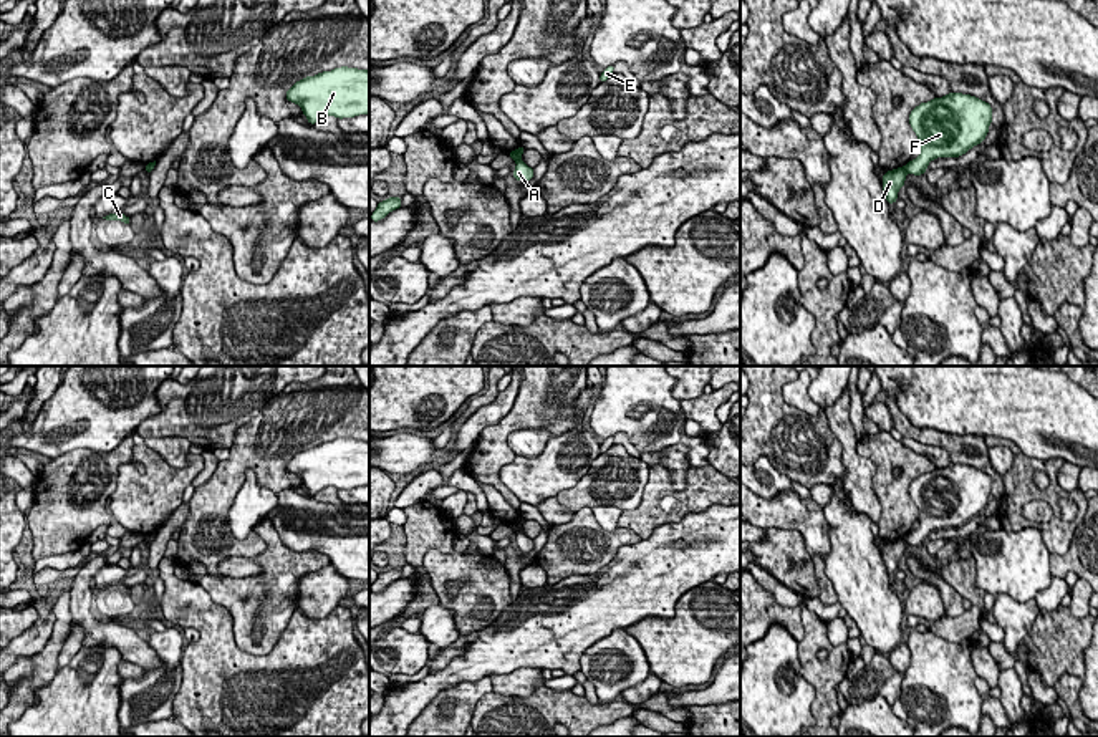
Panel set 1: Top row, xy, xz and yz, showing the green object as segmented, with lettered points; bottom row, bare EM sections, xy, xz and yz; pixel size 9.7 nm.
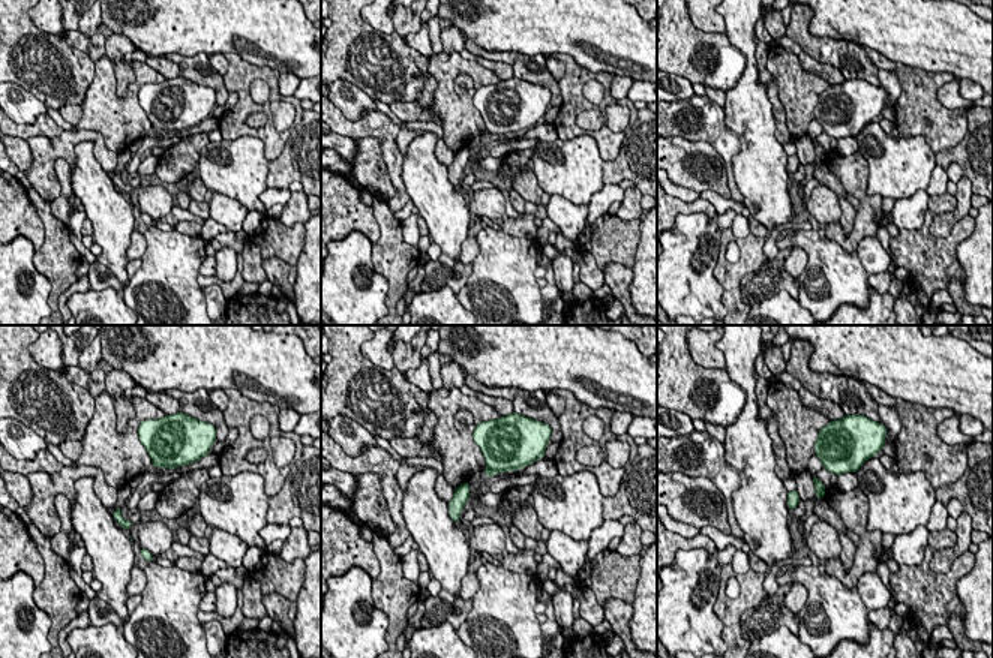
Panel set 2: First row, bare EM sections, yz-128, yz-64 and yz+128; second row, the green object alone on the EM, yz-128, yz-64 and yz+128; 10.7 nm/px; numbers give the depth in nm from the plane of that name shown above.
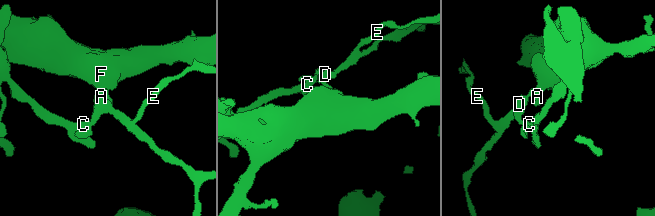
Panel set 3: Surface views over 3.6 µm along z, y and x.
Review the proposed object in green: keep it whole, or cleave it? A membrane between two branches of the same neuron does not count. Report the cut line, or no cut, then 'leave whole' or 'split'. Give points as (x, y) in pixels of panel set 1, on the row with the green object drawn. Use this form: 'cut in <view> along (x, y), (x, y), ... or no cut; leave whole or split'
cut in yz along (903, 168), (906, 173); split

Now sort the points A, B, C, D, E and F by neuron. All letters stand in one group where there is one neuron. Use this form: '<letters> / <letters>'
A B F / C D E

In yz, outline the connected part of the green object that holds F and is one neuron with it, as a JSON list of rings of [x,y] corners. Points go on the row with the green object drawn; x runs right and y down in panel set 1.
[[[962,93],[921,103],[909,114],[909,124],[919,139],[919,157],[911,159],[904,169],[921,176],[937,157],[959,157],[984,142],[992,108],[989,103]]]

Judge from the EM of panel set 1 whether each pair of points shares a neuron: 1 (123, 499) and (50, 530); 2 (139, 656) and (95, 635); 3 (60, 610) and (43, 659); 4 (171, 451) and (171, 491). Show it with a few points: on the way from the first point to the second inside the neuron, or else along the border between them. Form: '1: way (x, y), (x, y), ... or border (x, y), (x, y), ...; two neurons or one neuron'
1: border (118, 467), (118, 486), (108, 500), (113, 519); two neurons
2: way (128, 645), (116, 635), (106, 635); one neuron
3: way (60, 621), (60, 633), (52, 648); one neuron
4: border (144, 443), (174, 467), (184, 467), (189, 462); two neurons

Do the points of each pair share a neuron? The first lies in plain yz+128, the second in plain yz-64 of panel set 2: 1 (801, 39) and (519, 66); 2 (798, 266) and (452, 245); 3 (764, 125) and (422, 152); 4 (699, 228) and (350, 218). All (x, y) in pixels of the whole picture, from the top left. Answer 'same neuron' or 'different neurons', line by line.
1: same neuron
2: different neurons
3: same neuron
4: different neurons

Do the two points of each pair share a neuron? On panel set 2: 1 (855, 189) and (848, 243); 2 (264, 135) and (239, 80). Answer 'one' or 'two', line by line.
1: one
2: one

